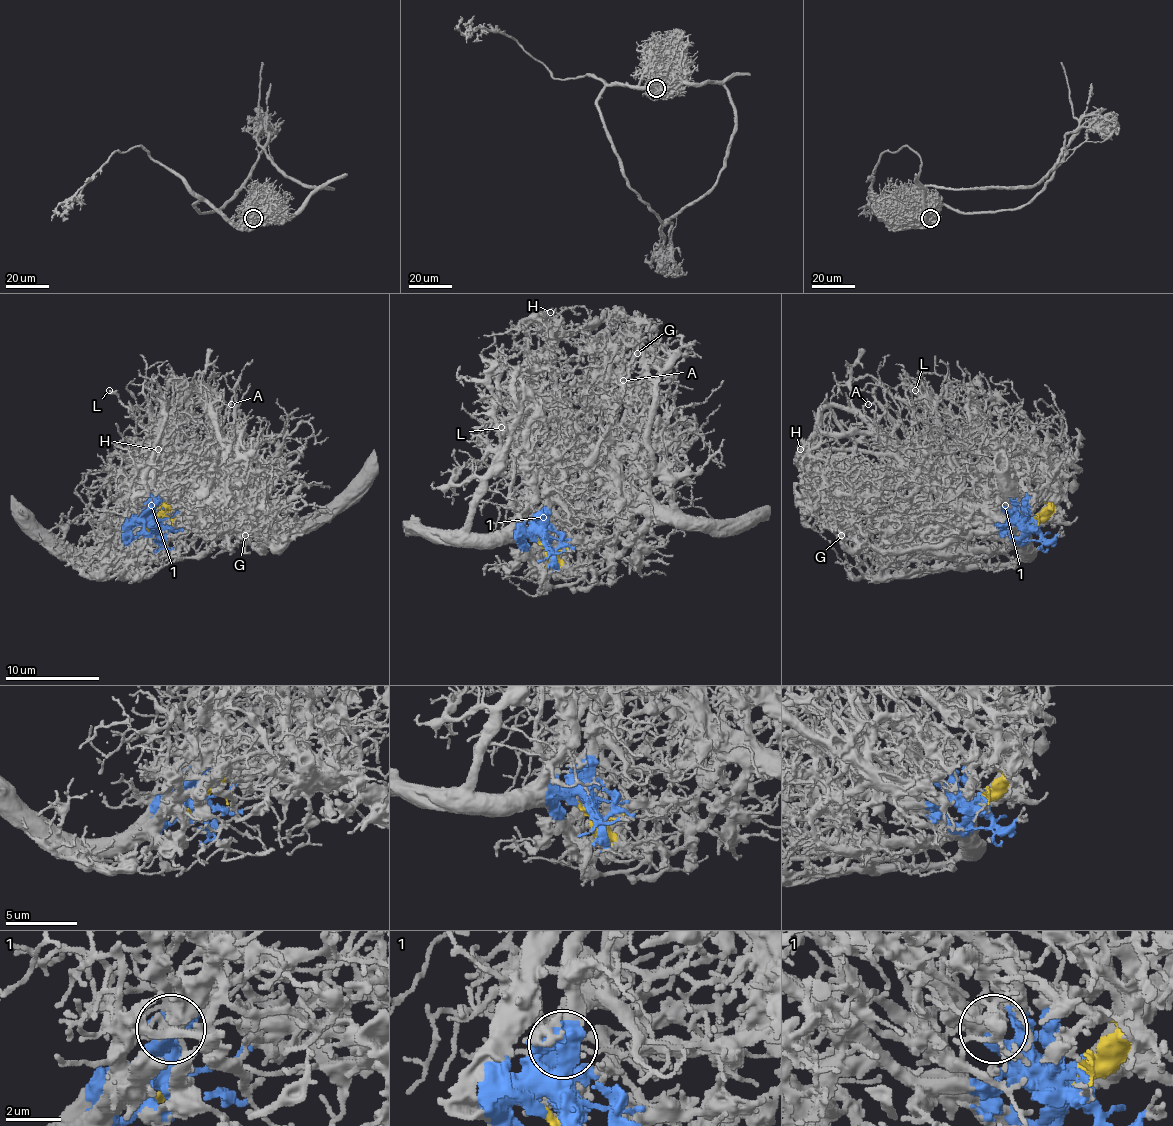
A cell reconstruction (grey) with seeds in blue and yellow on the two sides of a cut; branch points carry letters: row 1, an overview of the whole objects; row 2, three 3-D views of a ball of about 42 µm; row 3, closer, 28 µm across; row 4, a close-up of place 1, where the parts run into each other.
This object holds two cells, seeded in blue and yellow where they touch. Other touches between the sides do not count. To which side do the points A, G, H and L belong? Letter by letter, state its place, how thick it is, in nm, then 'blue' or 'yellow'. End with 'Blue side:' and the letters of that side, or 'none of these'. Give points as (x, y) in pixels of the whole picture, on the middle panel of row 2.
A: place (623, 380); calibre 160 nm; yellow
G: place (637, 353); calibre 140 nm; yellow
H: place (550, 312); calibre 130 nm; blue
L: place (501, 427); calibre 200 nm; blue
Blue side: H, L

